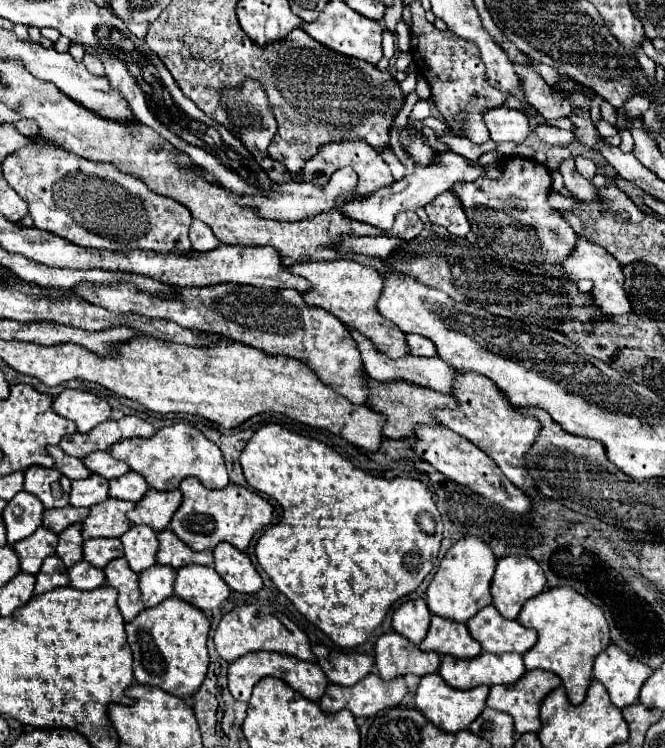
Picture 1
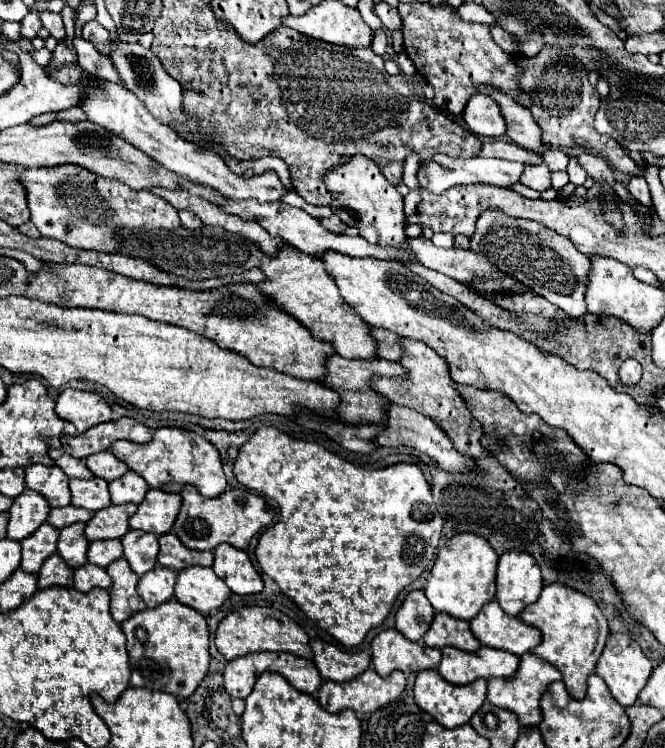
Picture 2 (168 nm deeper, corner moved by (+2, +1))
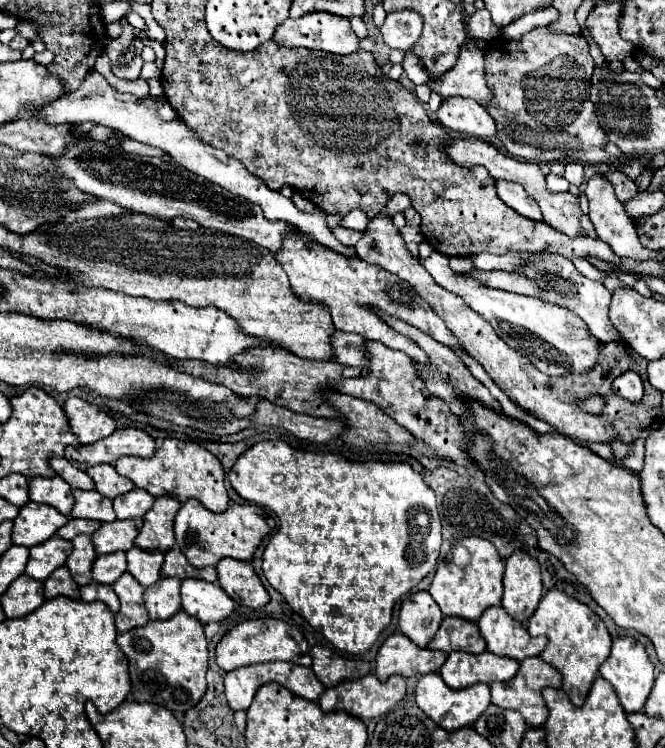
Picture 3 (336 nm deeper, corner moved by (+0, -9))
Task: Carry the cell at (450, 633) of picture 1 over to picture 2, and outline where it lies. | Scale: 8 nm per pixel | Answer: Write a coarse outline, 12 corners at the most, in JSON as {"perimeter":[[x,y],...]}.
{"perimeter":[[436,612],[424,644],[476,652],[468,620]]}

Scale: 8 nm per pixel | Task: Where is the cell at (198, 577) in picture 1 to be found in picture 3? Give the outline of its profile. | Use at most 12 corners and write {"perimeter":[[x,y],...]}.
{"perimeter":[[182,580],[182,608],[202,624],[234,610],[216,584]]}

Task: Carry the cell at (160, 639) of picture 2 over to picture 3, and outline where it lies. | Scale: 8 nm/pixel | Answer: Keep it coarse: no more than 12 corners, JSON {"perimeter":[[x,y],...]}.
{"perimeter":[[184,610],[118,636],[132,696],[186,712],[208,640]]}

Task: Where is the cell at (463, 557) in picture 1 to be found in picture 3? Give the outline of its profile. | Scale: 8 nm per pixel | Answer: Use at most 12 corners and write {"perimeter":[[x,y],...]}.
{"perimeter":[[464,538],[428,590],[444,616],[500,606],[504,560]]}

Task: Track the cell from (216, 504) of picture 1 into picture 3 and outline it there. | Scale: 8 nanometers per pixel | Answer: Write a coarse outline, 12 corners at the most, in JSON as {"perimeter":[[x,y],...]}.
{"perimeter":[[178,510],[176,544],[196,568],[252,560],[270,534],[262,510]]}

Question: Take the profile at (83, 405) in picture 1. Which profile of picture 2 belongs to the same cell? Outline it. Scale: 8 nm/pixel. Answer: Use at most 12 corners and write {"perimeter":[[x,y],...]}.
{"perimeter":[[66,388],[56,414],[86,432],[108,422],[110,406],[96,392]]}

